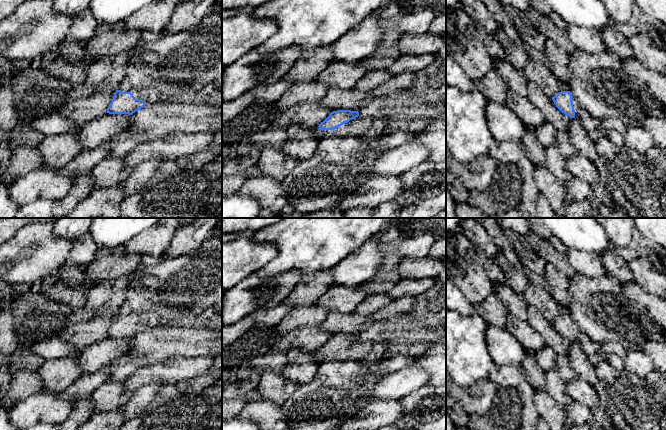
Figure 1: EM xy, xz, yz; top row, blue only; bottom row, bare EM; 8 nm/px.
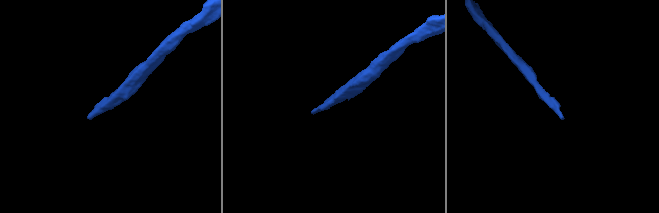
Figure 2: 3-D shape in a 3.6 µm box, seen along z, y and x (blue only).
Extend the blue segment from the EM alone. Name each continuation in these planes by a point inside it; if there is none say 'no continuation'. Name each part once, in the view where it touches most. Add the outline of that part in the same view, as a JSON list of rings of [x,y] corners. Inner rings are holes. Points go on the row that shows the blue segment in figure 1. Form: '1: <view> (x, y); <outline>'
1: xz (359, 126); [[[360,115],[349,122],[332,130],[321,130],[318,126],[315,127],[314,136],[320,140],[331,136],[356,136],[363,137],[371,128],[372,120],[361,117]]]

